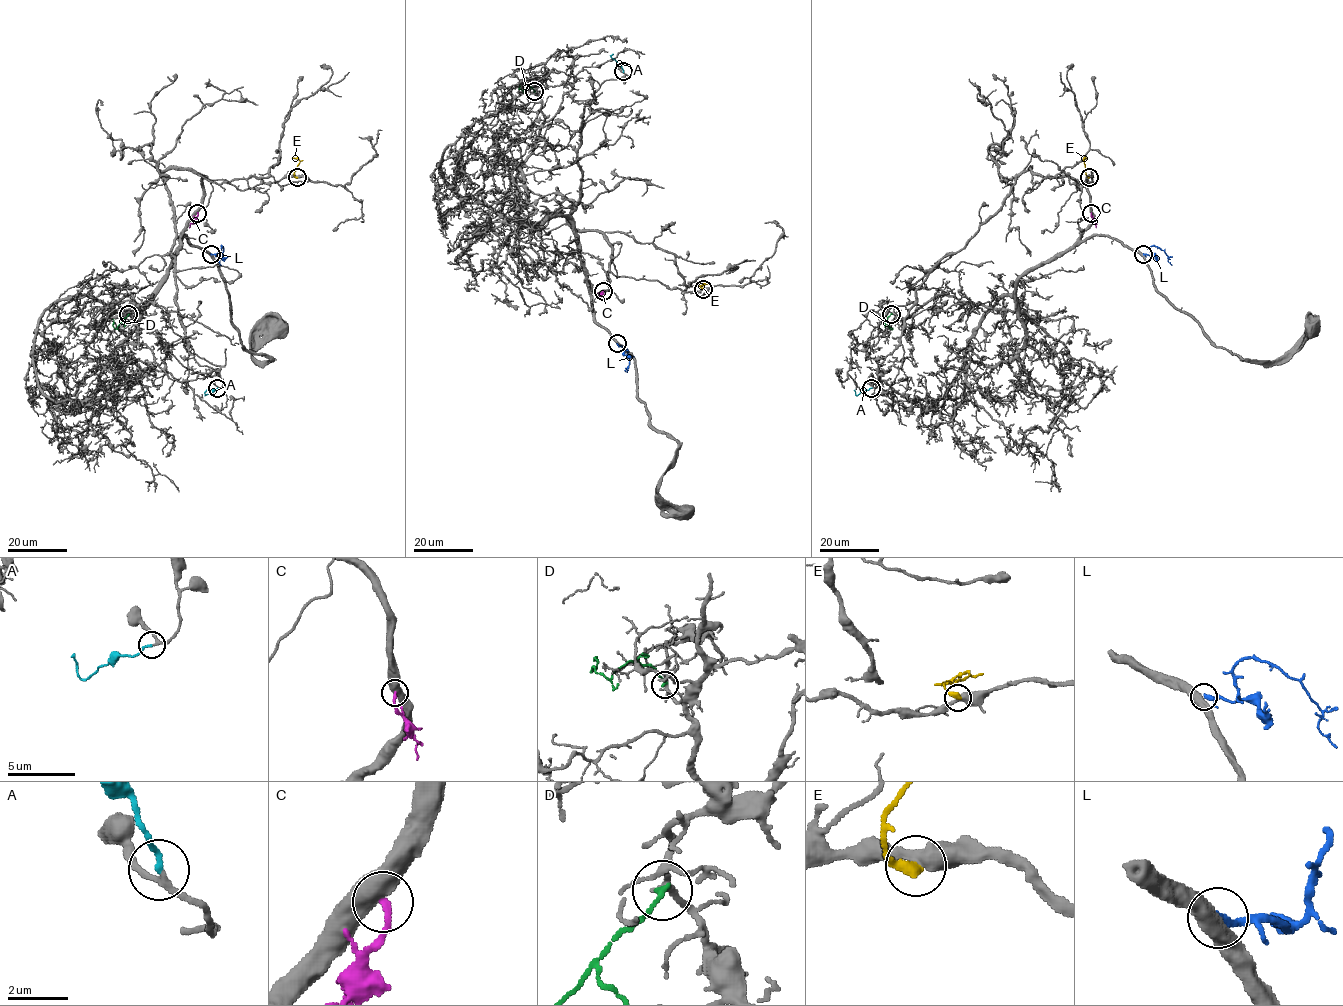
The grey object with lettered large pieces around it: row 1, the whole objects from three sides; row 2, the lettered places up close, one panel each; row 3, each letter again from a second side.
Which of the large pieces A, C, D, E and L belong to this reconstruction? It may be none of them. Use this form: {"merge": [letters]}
{"merge": ["A"]}

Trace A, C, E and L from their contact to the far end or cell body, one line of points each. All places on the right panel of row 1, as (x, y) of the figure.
A: (872, 387), (856, 395), (854, 390)
C: (1091, 212), (1095, 227)
E: (1089, 177), (1084, 161), (1086, 158)
L: (1143, 254), (1149, 255), (1150, 247), (1155, 246), (1166, 254), (1171, 265)

